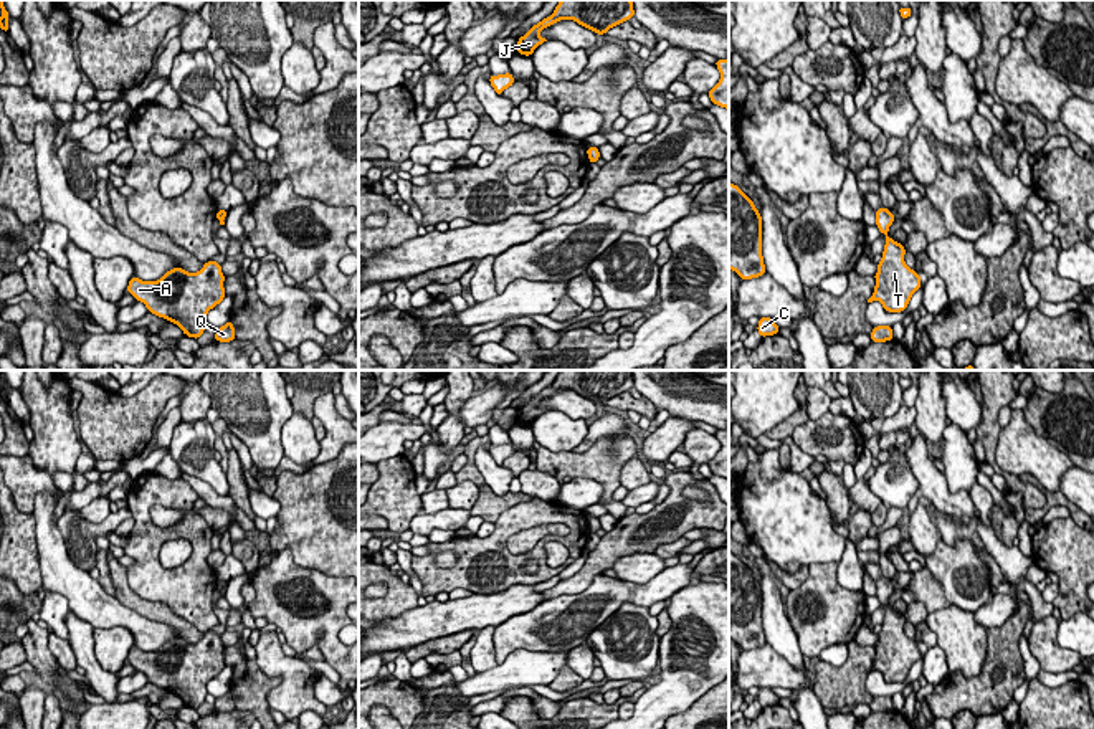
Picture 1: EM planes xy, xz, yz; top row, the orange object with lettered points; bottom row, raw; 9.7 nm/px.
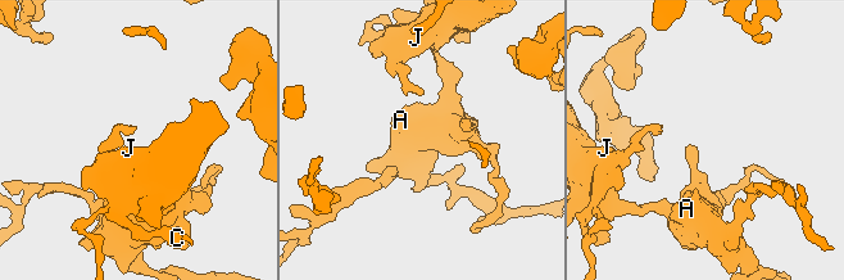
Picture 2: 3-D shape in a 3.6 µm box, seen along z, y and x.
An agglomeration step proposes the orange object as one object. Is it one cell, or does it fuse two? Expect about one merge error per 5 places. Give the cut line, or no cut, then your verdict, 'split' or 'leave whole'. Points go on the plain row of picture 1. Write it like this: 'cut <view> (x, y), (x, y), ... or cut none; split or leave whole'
cut none; leave whole

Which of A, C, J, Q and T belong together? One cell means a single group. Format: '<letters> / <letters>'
A C J Q T

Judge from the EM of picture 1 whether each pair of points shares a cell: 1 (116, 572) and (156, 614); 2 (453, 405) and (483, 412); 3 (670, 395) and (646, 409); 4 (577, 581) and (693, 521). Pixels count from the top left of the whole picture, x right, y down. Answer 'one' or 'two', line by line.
1: one
2: two
3: two
4: one

